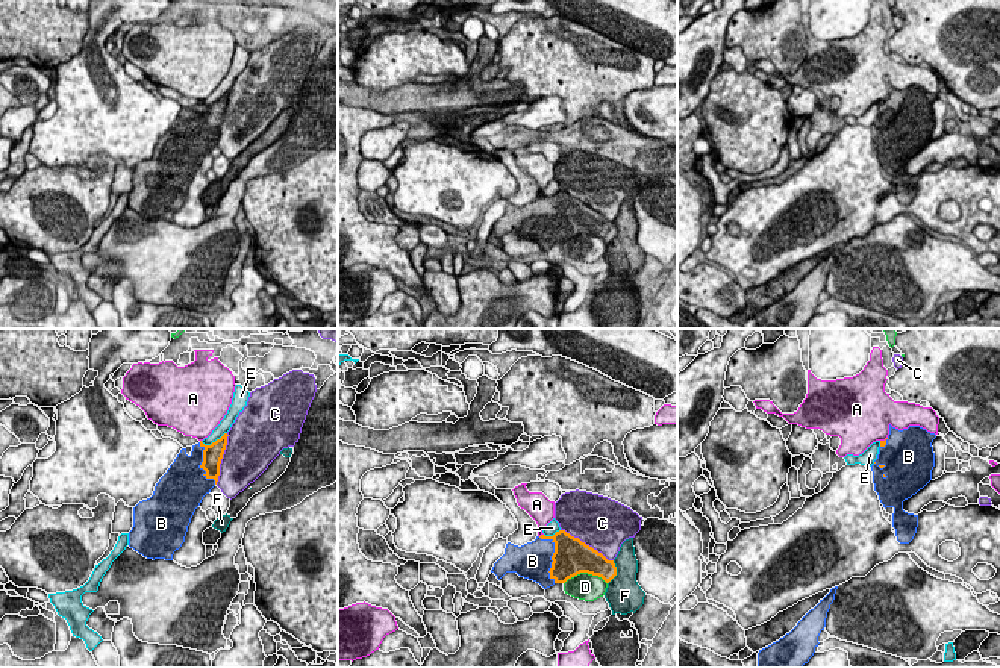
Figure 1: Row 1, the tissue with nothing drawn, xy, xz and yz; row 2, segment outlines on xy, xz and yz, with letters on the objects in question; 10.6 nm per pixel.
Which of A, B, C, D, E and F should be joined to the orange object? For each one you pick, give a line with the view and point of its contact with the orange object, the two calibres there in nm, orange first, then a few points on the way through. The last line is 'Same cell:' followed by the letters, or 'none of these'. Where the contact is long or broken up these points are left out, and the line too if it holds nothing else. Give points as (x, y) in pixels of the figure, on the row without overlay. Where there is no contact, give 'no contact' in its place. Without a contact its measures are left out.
B: meets orange in xz at (552, 217); 400 nm thick on the orange side, 400 nm on the other
Same cell: B

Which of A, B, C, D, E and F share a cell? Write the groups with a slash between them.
A / B / C / D / E / F

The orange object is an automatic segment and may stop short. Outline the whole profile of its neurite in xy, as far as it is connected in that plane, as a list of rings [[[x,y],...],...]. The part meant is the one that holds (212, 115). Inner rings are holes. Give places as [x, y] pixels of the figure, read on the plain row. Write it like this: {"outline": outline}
{"outline": [[[227,94],[211,106],[202,101],[188,117],[182,109],[155,147],[153,156],[133,168],[129,208],[147,220],[173,221],[203,158],[217,145]]]}

